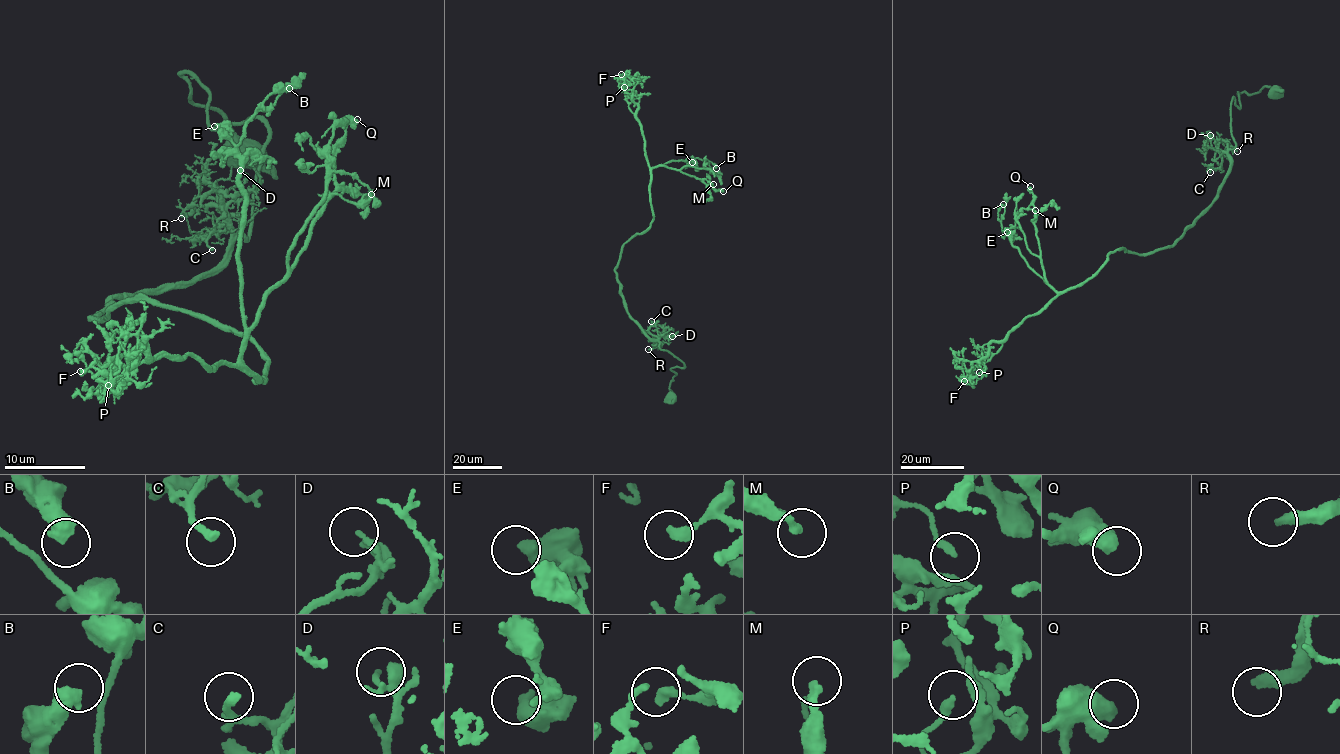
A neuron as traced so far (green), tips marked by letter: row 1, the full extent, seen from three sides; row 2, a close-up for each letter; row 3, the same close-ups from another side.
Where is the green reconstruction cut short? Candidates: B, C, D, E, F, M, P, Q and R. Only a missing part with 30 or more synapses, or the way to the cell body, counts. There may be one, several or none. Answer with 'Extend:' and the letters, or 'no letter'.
Extend: R

